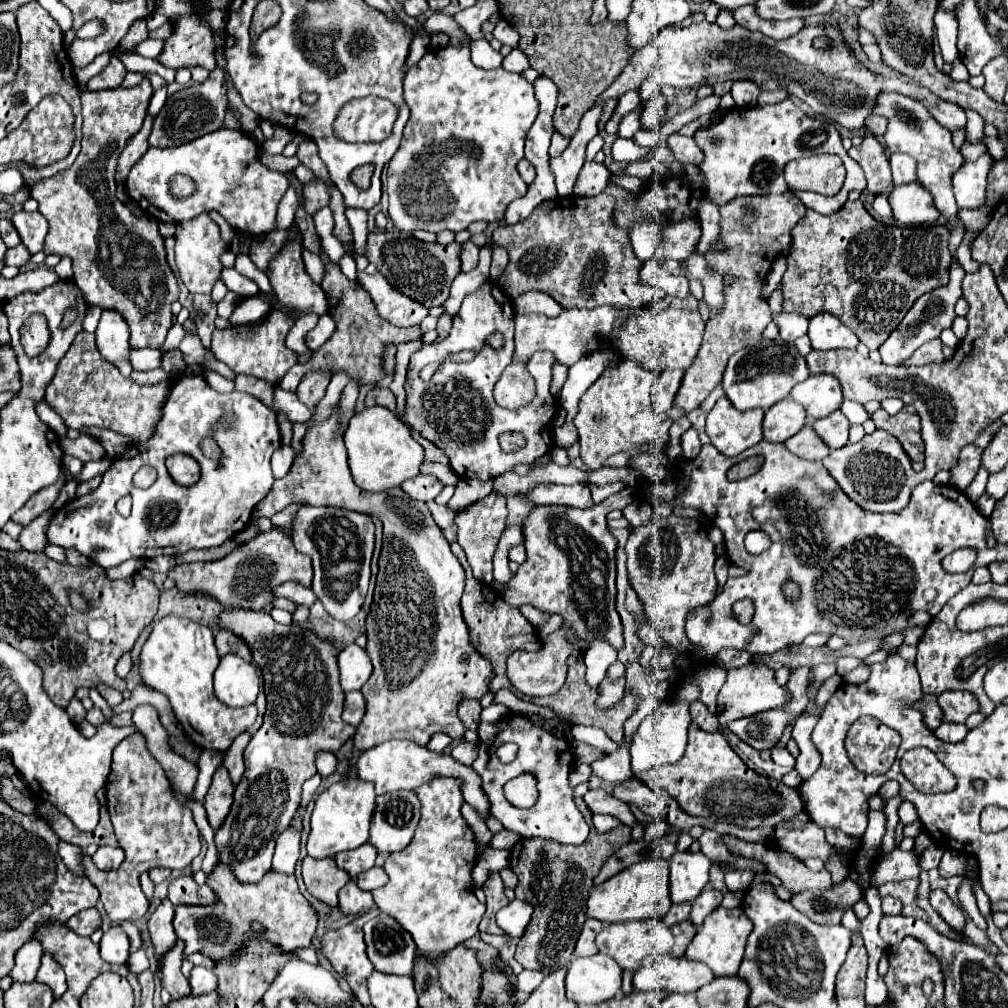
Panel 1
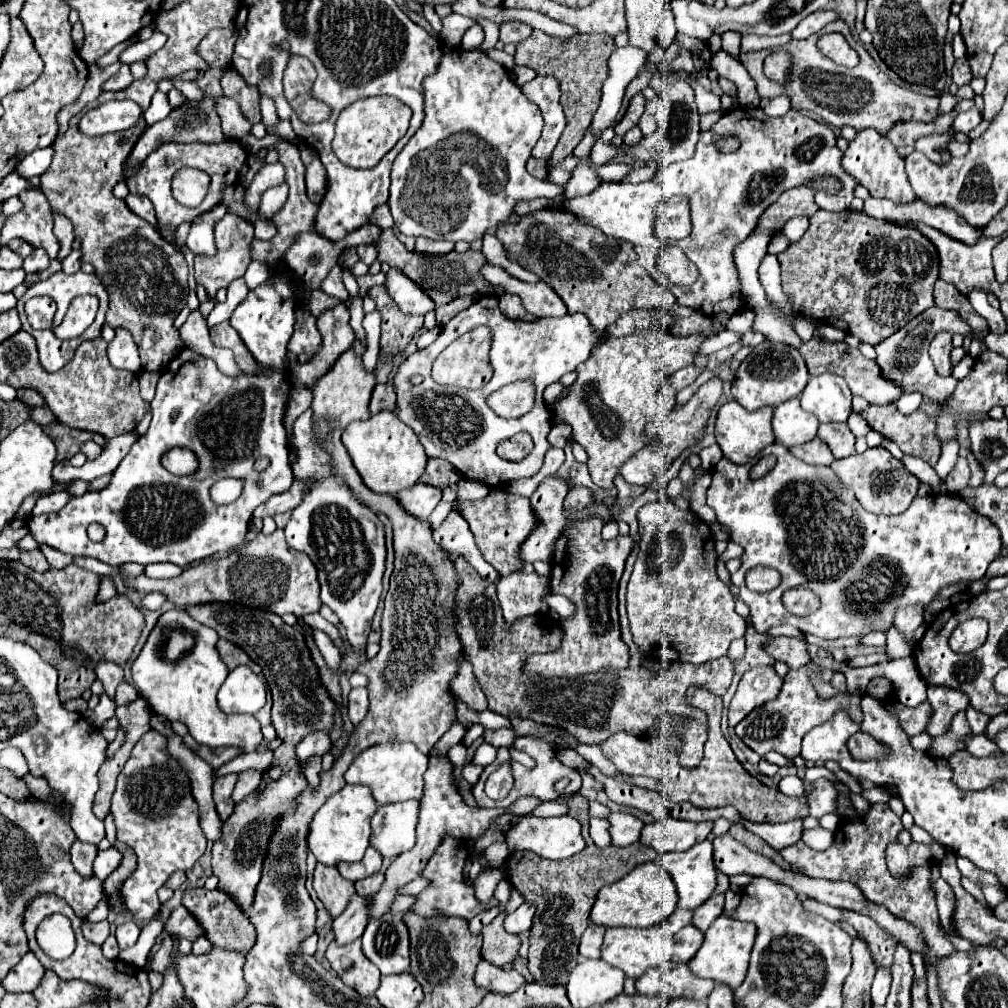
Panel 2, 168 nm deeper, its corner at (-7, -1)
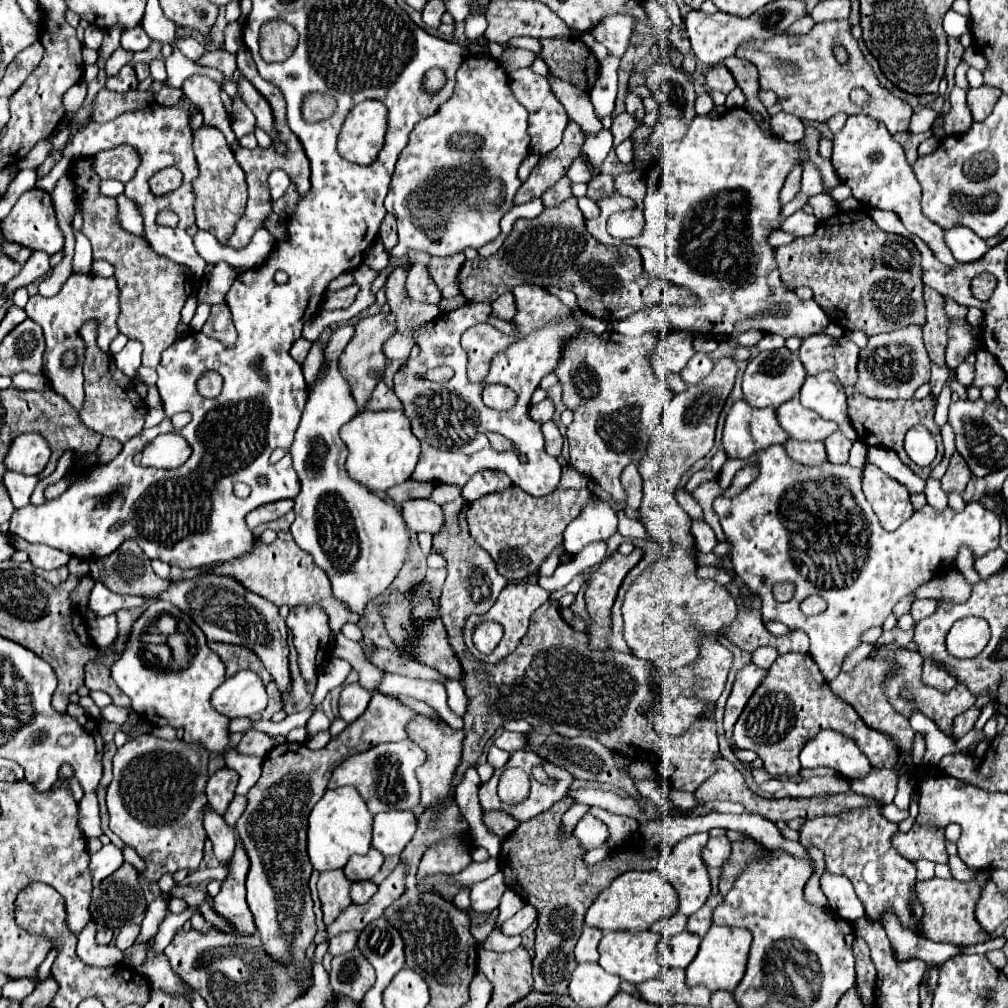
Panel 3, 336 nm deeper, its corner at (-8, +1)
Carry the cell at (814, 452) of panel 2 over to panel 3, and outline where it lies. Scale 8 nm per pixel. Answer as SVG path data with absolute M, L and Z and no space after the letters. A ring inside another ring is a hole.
M788 440L786 452L790 454L792 460L798 460L798 462L808 464L808 466L824 464L826 458L828 458L824 442L794 442L794 440Z

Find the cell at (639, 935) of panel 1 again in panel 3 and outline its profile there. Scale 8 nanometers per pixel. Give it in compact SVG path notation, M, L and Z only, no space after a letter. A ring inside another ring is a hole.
M612 930L612 932L606 932L604 938L600 940L600 946L598 946L598 952L600 952L600 960L598 964L610 972L610 974L616 974L620 976L622 980L628 980L628 982L634 982L634 984L640 984L644 980L650 980L654 976L660 974L660 964L658 964L658 940L660 936L656 932L626 932L626 930Z

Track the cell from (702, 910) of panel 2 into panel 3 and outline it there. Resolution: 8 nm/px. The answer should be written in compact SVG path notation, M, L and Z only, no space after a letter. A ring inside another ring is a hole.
M720 894L710 896L710 898L706 900L706 904L688 918L686 930L692 932L692 934L698 934L698 936L704 936L704 934L708 932L708 928L712 926L712 912L714 912L714 908L716 908L722 900L724 900L724 898L722 898Z

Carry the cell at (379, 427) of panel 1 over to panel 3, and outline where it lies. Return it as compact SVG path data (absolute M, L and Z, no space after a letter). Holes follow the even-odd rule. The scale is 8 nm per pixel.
M384 410L384 412L362 412L354 416L348 424L340 428L340 436L348 446L346 468L350 476L366 484L372 492L388 490L396 484L408 480L418 464L420 442L410 430L402 410Z

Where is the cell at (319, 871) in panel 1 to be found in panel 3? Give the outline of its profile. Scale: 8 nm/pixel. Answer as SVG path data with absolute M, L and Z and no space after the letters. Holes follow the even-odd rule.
M342 870L320 872L318 894L320 894L326 924L332 924L338 918L338 914L352 902L350 886L352 882L344 876Z

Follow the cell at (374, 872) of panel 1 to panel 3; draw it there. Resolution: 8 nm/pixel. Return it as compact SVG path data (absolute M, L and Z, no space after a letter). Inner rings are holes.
M358 880L352 884L352 890L350 890L350 896L352 896L352 902L354 904L362 904L366 900L370 900L376 892L376 884L372 880Z

